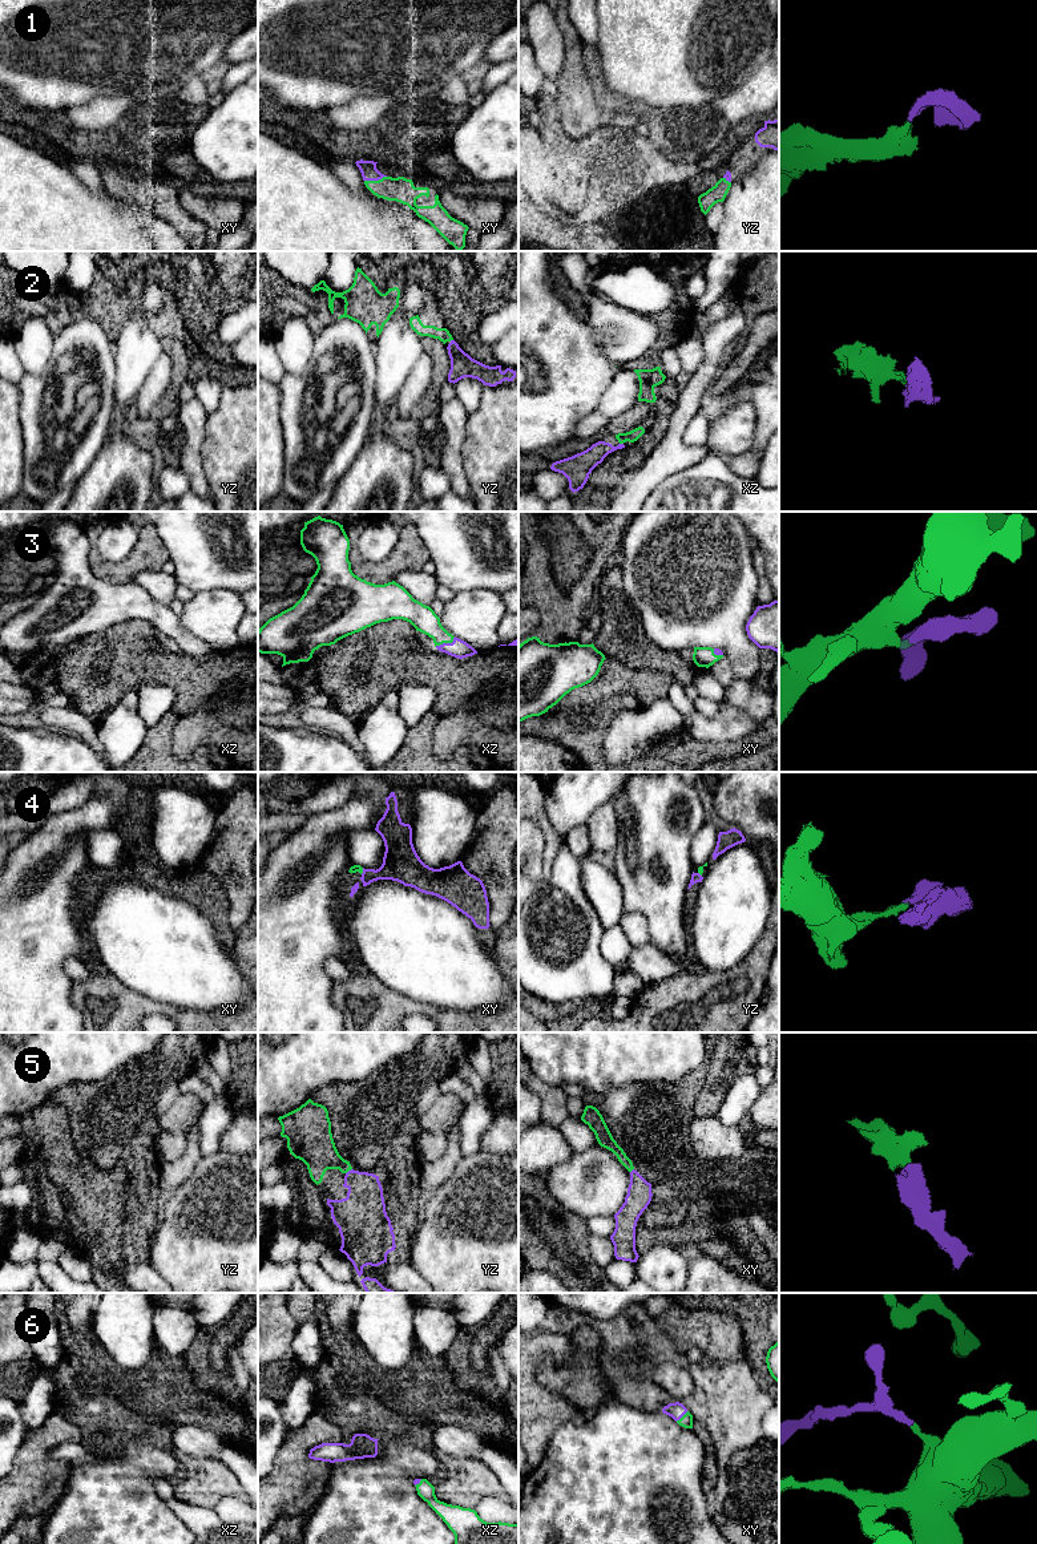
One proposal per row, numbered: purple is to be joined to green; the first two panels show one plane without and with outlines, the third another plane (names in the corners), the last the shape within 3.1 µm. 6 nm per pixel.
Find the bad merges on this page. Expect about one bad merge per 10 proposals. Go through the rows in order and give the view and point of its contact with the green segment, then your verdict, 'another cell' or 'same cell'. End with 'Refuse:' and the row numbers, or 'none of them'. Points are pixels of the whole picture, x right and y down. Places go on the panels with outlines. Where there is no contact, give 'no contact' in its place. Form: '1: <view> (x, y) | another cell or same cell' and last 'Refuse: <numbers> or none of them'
1: xy (375, 181) | same cell
2: xz (621, 443) | same cell
3: xz (446, 642) | same cell
4: xy (362, 870) | same cell
5: yz (348, 1169) | same cell
6: xy (682, 1417) | same cell
Refuse: none of them

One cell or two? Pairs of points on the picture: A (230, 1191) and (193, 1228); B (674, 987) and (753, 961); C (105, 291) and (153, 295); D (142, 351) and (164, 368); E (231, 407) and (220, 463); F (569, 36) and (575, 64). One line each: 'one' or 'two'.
A: one
B: one
C: two
D: two
E: one
F: one

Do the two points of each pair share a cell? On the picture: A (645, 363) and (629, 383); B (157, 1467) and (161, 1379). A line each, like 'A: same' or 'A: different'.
A: different
B: different

